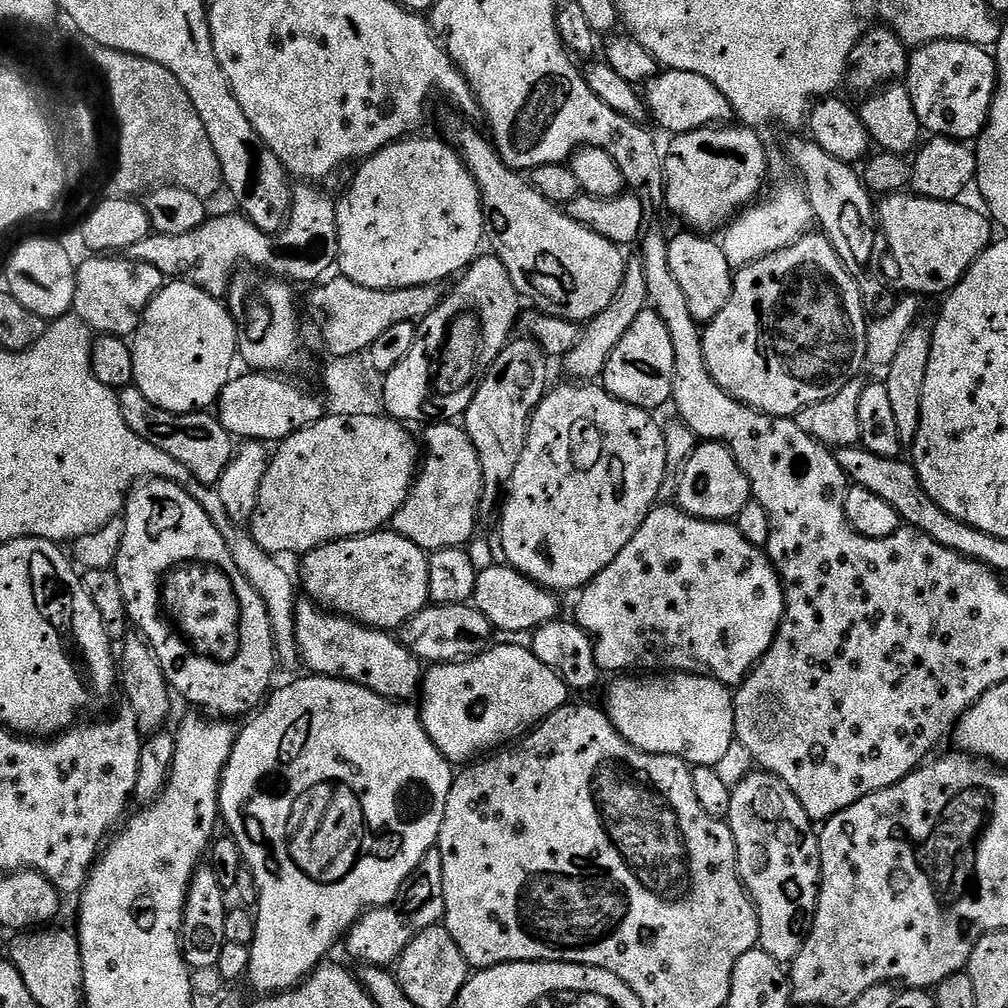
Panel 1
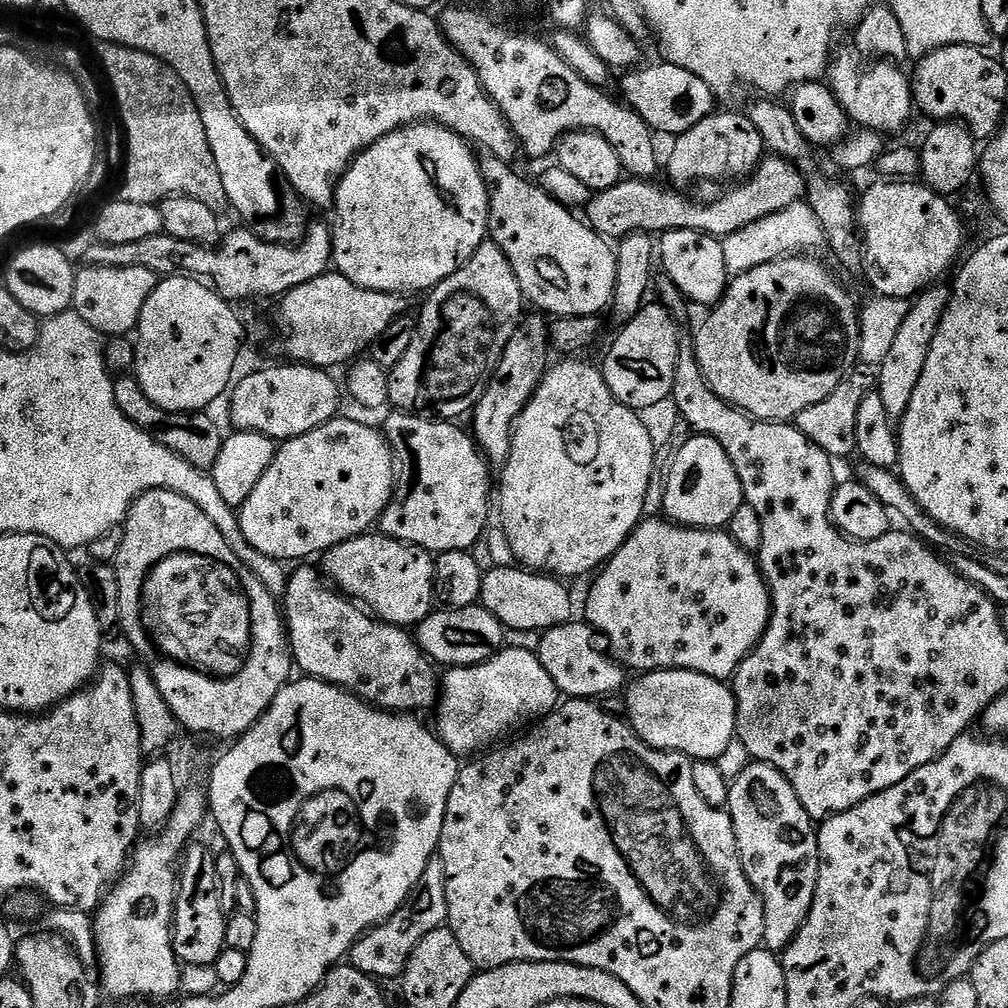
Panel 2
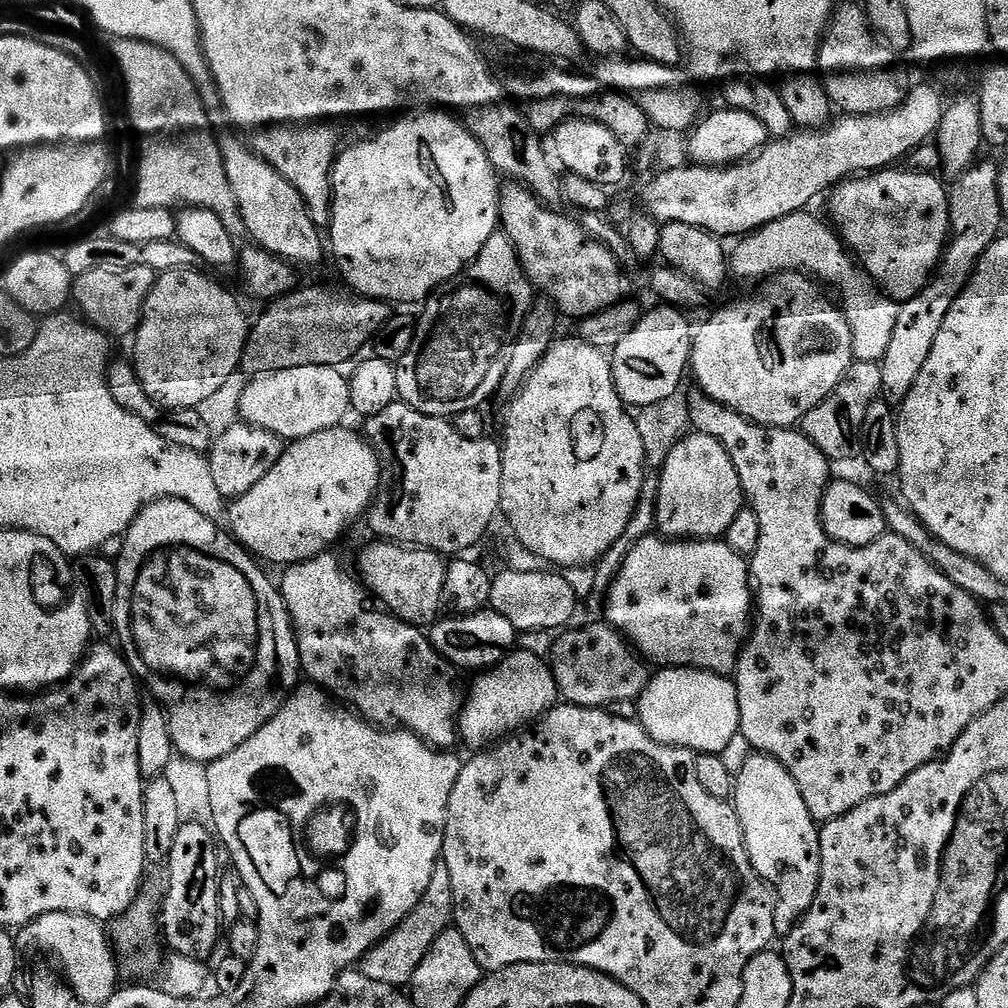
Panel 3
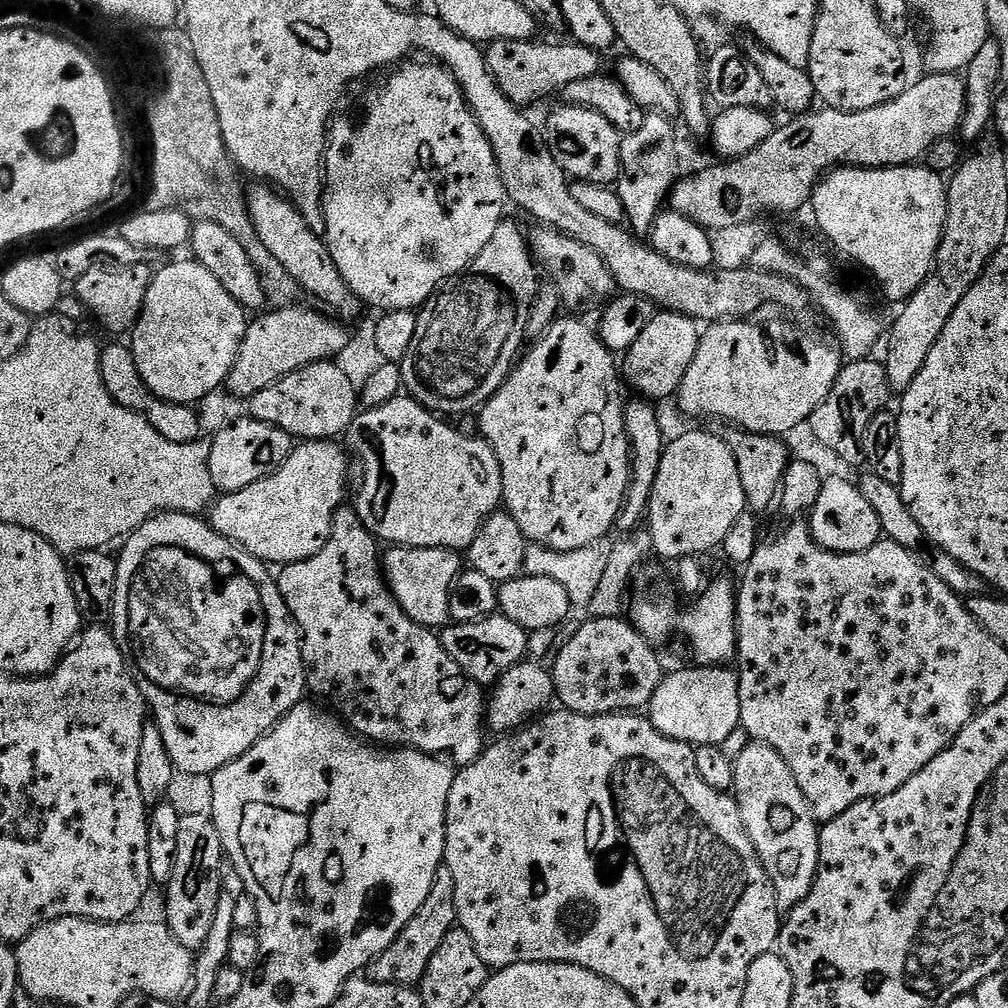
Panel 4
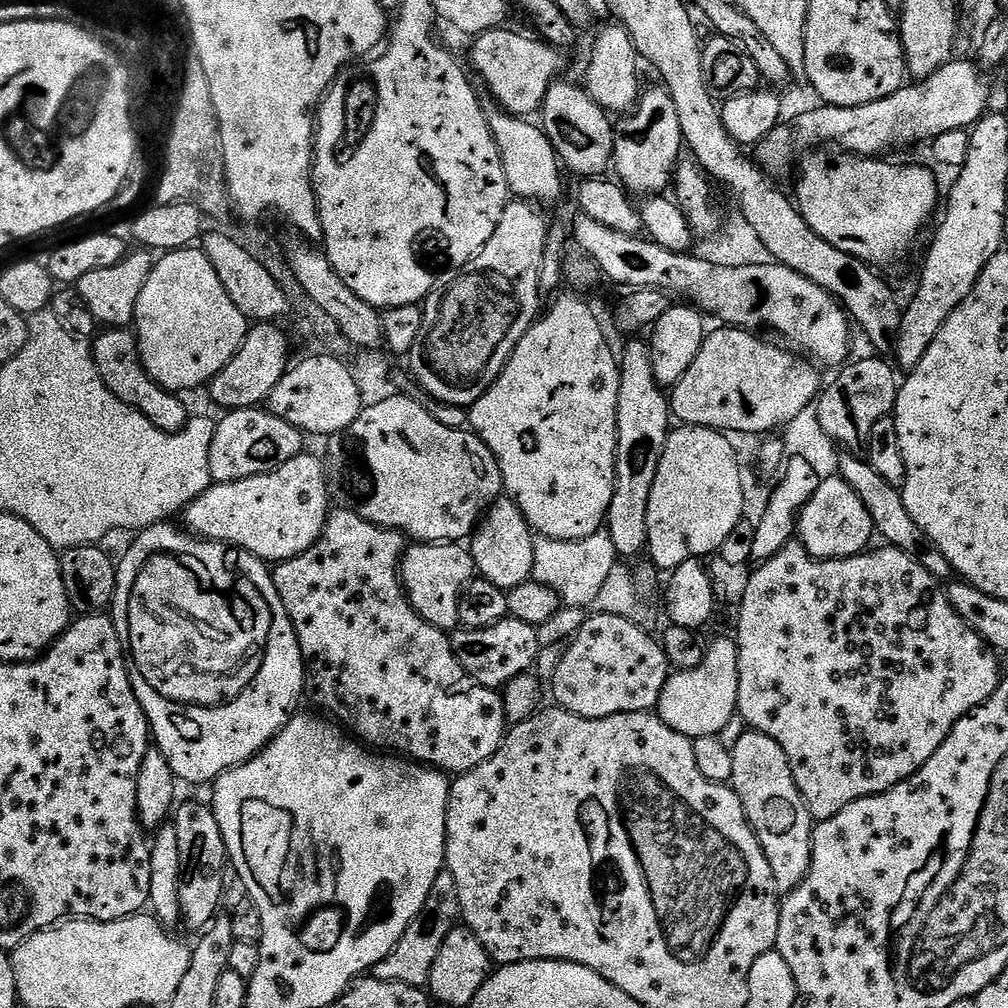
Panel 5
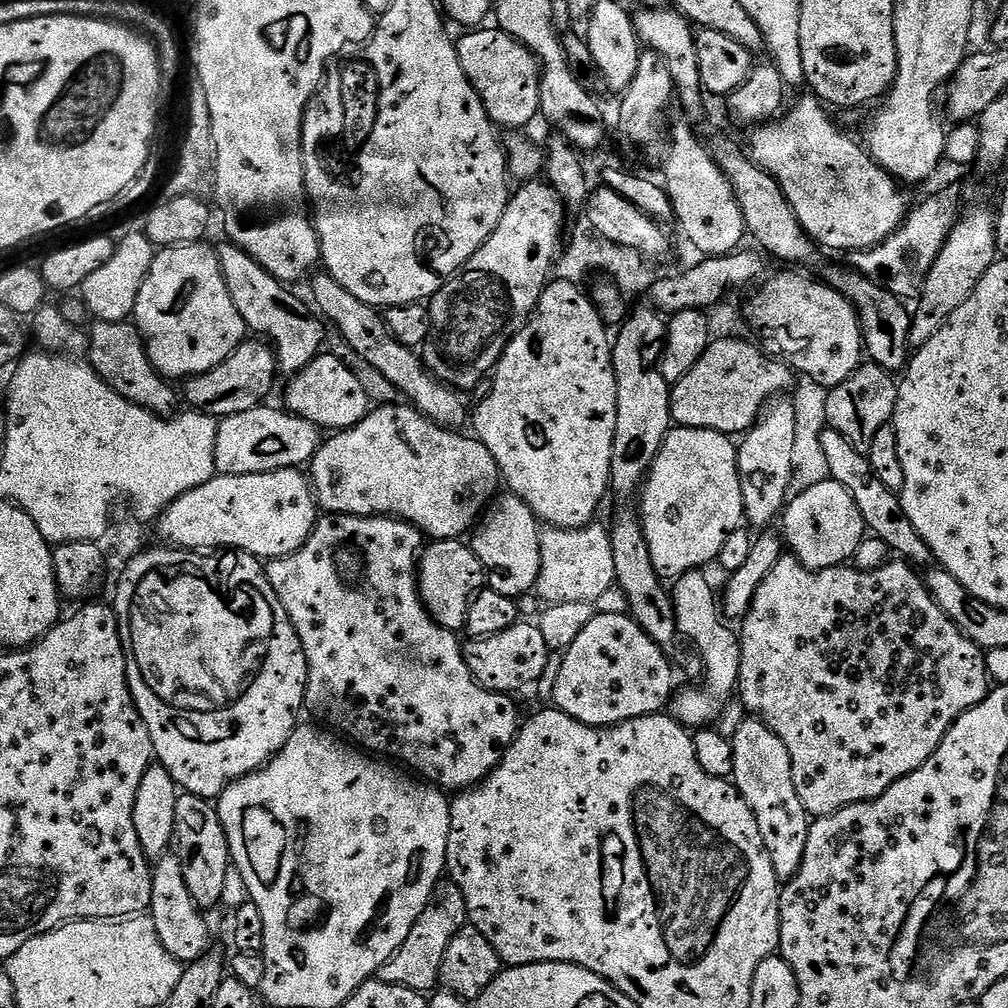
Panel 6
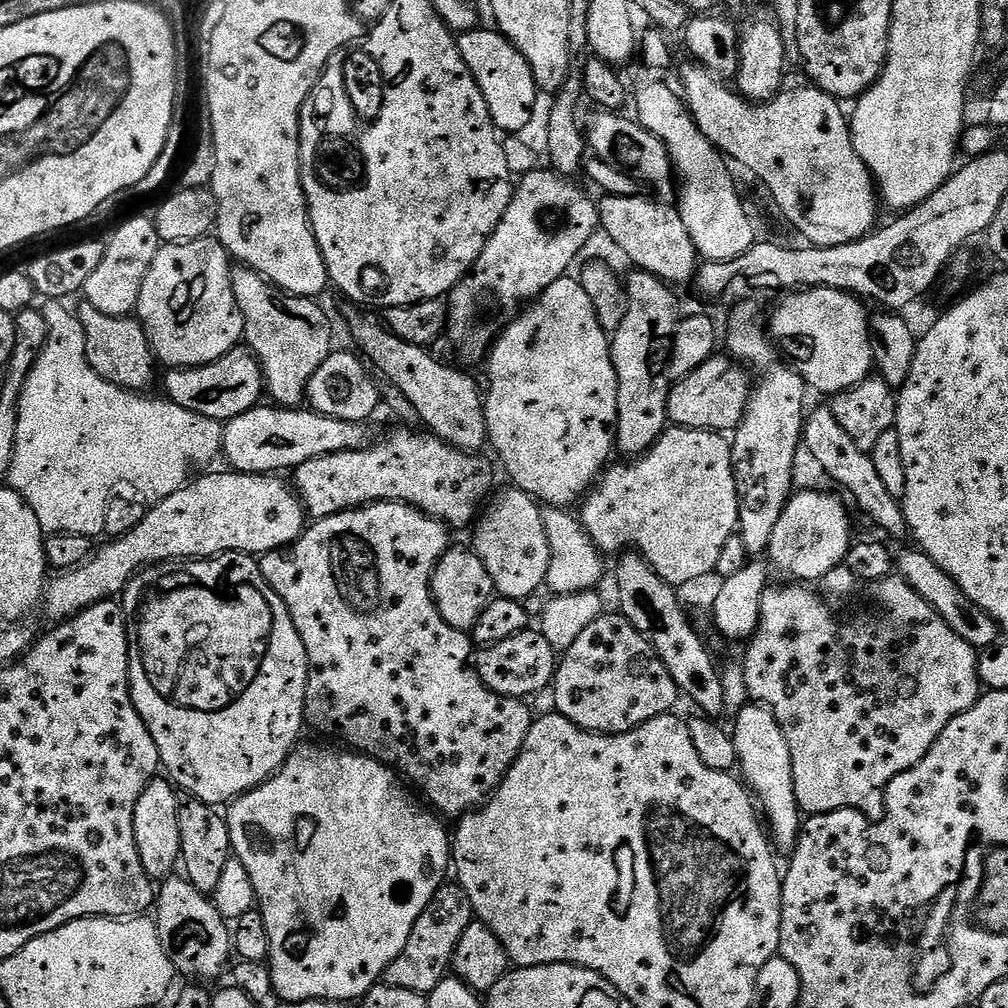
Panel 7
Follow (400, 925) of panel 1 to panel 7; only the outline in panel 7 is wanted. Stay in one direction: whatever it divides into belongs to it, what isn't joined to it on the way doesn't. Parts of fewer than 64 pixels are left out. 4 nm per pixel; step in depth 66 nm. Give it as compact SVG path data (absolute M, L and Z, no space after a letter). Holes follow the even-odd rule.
M445 882L430 898L430 906L418 914L418 922L414 922L414 930L410 930L410 939L402 954L382 977L383 983L394 986L398 990L414 990L427 994L438 986L449 975L454 950L458 950L458 941L466 931L466 926L474 922L474 913L470 906L470 898L466 898L466 890L462 890L459 882ZM452 883L452 884L451 884Z

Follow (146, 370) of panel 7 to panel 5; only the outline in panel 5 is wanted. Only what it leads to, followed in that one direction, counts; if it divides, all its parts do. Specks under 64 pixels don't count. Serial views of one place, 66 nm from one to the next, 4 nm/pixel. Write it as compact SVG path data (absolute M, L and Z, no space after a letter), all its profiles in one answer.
M108 328L101 332L104 333L97 340L91 341L92 357L110 394L126 402L126 406L138 410L138 414L150 418L150 422L154 422L158 430L177 433L186 428L190 411L188 412L187 406L180 401L183 399L177 393L168 392L158 382L154 382L154 378L150 378L150 374L144 369L144 363L140 361L135 331L128 328Z

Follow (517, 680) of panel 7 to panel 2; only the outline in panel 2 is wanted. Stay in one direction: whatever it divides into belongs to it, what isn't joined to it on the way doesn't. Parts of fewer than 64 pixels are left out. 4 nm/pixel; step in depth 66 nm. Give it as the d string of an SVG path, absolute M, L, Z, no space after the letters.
M472 604L468 608L433 610L424 621L415 625L414 635L416 643L429 660L448 668L469 668L475 664L485 664L506 647L504 624L480 604Z

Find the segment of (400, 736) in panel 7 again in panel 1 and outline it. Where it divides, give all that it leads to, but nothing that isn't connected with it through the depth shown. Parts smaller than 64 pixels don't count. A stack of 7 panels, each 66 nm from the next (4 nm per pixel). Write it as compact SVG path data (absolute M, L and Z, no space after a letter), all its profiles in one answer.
M307 598L296 602L296 647L309 673L349 680L397 702L411 701L421 691L422 661L395 635L335 615Z

